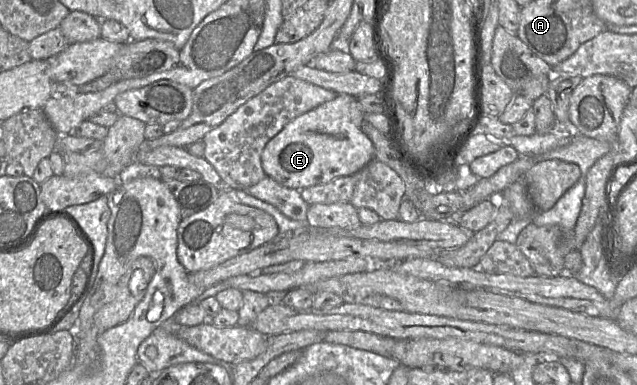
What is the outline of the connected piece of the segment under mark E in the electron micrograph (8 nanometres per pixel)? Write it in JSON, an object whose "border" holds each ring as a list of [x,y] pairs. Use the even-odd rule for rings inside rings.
{"border":[[[343,93],[296,117],[265,145],[261,165],[266,176],[301,190],[357,173],[375,159],[374,145],[361,129],[364,115],[358,99]]]}

